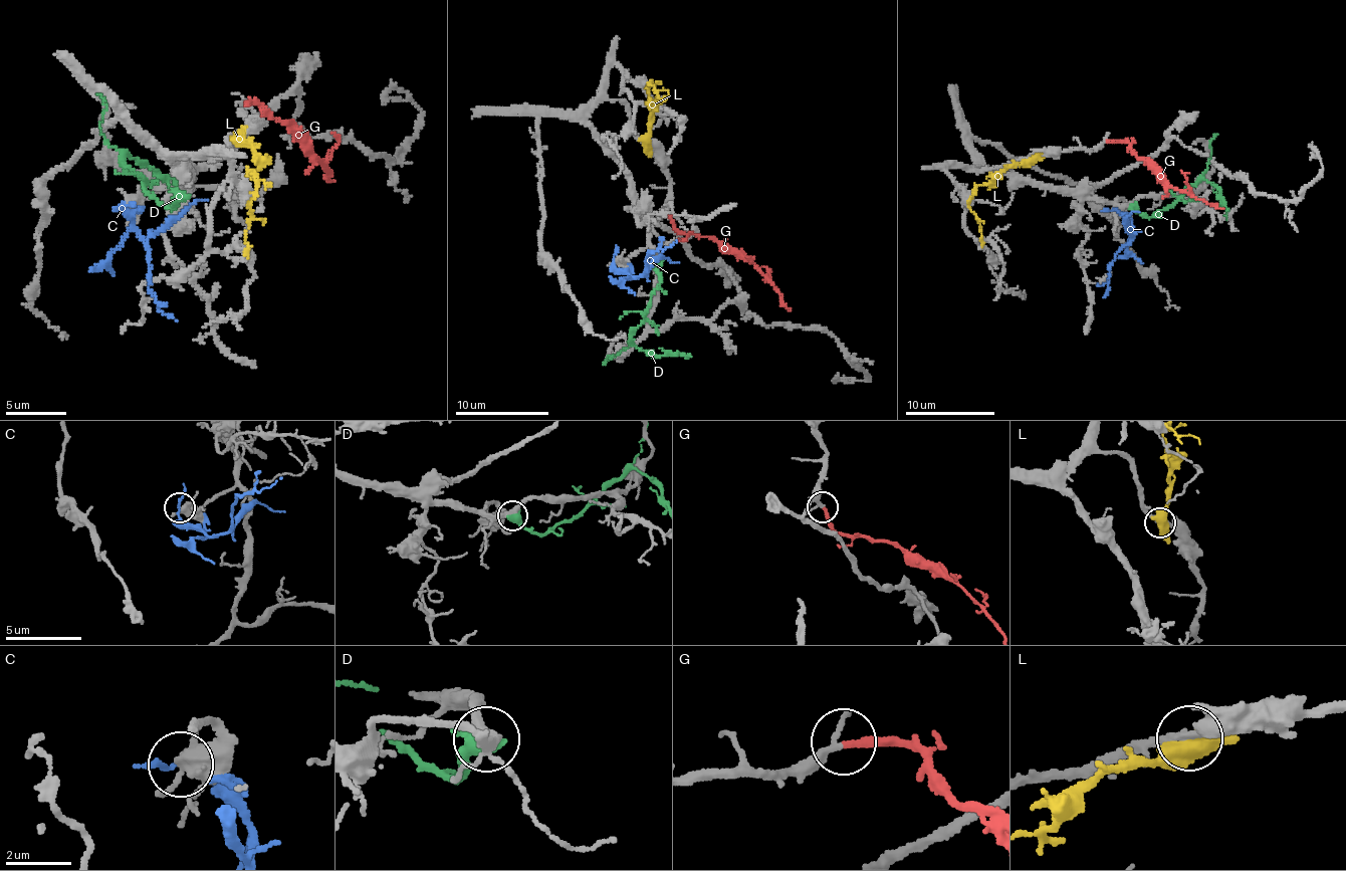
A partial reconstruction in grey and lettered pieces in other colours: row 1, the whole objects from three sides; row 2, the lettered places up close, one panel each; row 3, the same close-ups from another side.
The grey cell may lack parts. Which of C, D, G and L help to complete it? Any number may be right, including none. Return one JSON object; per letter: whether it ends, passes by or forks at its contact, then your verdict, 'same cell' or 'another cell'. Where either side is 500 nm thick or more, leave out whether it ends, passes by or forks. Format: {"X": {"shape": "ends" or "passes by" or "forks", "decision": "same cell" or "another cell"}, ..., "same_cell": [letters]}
{"C": {"shape": "passes by", "decision": "another cell"}, "D": {"decision": "another cell"}, "G": {"shape": "ends", "decision": "same cell"}, "L": {"shape": "forks", "decision": "another cell"}, "same_cell": ["G"]}

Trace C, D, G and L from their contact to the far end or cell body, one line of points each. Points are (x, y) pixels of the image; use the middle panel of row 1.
C: (614, 259), (614, 266), (629, 276), (638, 276), (644, 272), (647, 256), (676, 240)
D: (657, 262), (659, 286), (650, 293), (650, 304), (644, 318), (632, 332), (634, 343), (656, 355), (691, 356)
G: (669, 215), (680, 232), (725, 241), (754, 265), (791, 310)
L: (644, 143), (654, 101), (650, 82), (657, 97), (666, 98)

